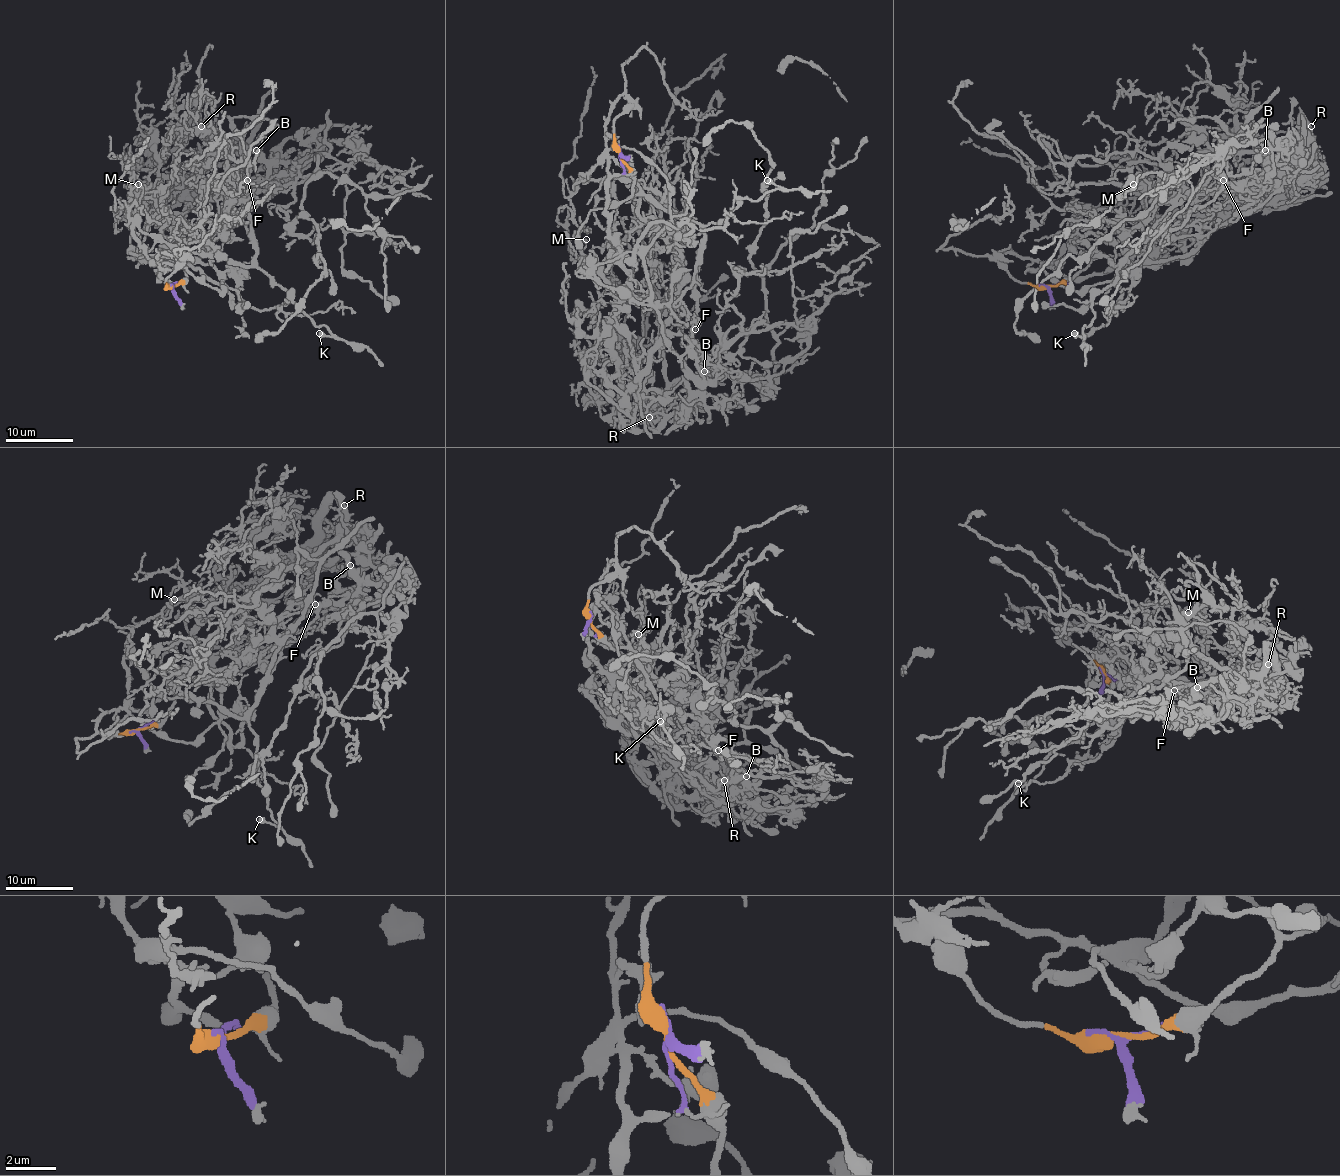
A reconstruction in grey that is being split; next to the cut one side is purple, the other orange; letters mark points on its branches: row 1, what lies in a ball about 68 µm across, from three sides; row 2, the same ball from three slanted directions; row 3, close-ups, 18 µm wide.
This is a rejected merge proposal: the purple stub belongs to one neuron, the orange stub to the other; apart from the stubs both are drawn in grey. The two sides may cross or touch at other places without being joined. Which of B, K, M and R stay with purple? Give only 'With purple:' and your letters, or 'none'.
With purple: B, M, R

